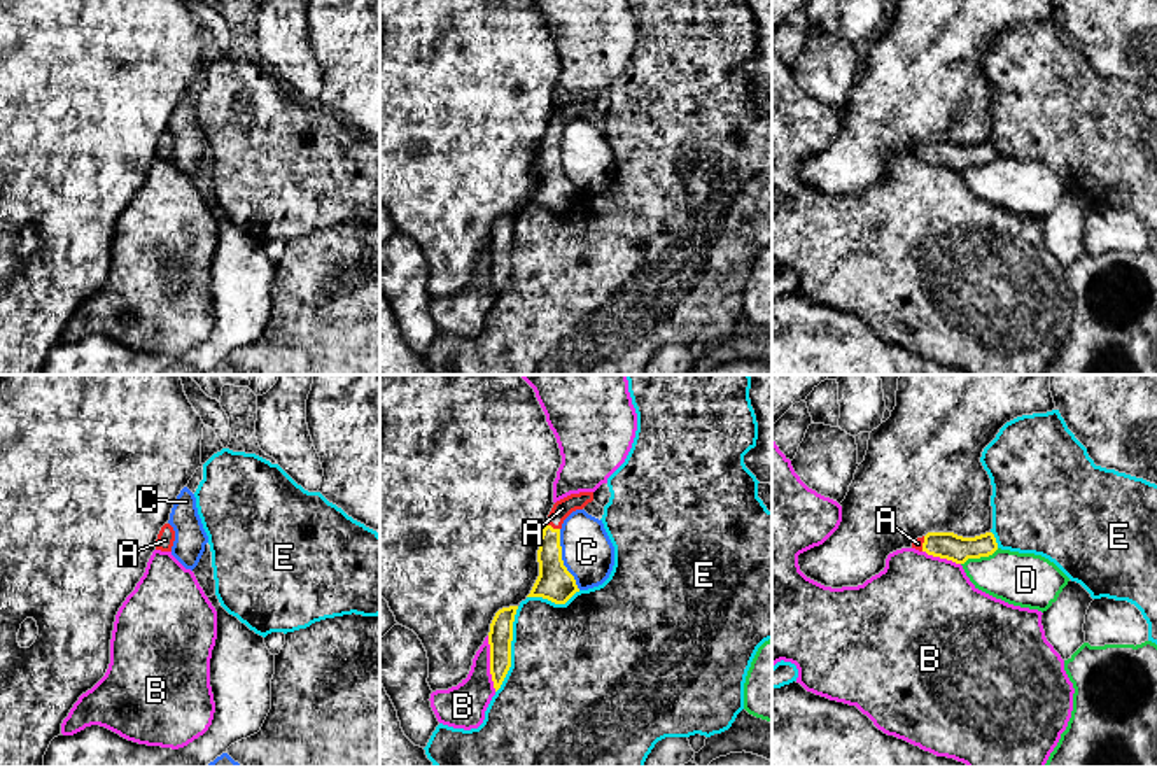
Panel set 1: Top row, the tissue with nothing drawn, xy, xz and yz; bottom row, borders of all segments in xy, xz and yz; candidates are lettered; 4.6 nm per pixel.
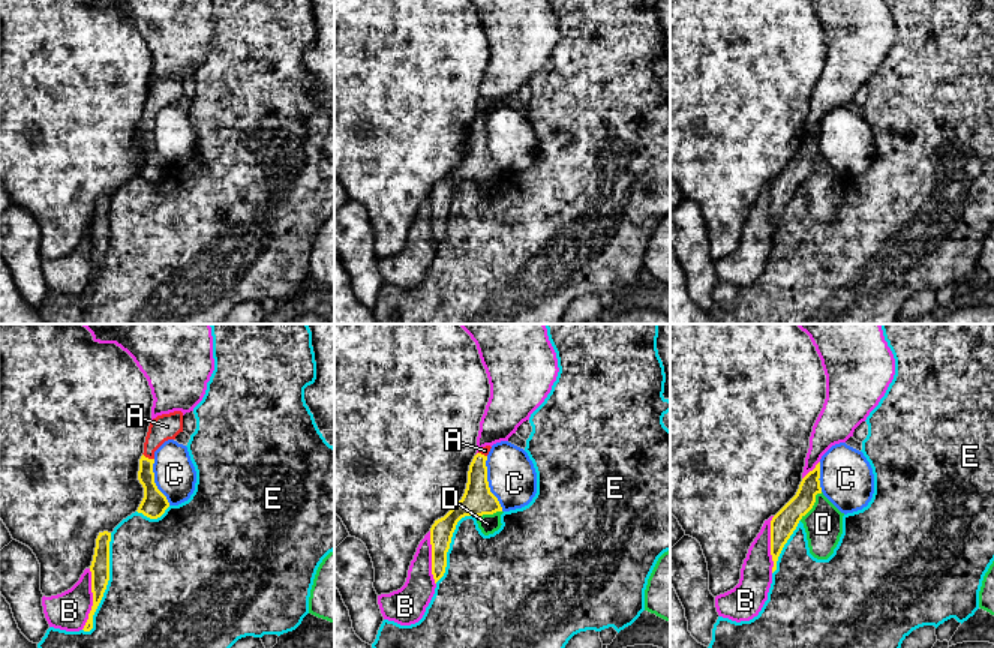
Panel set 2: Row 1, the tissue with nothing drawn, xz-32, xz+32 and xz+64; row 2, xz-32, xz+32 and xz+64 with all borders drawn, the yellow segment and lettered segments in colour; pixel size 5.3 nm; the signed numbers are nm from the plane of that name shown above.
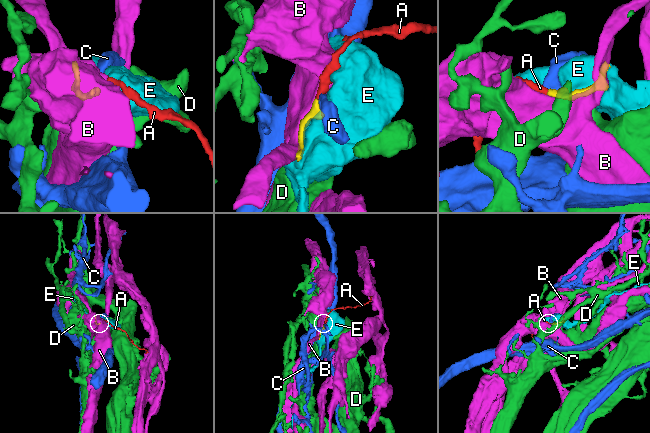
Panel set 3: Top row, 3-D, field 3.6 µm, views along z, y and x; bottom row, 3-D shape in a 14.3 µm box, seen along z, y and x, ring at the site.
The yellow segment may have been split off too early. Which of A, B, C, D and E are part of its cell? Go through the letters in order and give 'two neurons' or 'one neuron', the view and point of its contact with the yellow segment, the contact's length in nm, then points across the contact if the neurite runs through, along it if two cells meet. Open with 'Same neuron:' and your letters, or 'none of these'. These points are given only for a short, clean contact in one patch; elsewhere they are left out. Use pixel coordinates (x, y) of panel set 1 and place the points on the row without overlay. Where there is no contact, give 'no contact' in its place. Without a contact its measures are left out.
Same neuron: A
A: one neuron | xz (552, 135) | 70 nm | across xz (555, 189), (552, 181), (552, 135), (562, 116)
B: two neurons | xz (490, 272) | 260 nm
C: two neurons | xz (560, 167) | 300 nm | along xz (559, 137), (562, 172), (580, 197)
D: two neurons | yz (979, 165) | 190 nm | along yz (998, 156), (988, 163), (968, 165), (961, 172)
E: two neurons | xz (510, 258) | 420 nm

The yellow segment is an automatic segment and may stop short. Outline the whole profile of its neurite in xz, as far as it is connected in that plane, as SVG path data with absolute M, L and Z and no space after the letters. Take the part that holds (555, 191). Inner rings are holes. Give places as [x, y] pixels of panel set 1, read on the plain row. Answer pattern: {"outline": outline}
{"outline": "M579 100L553 112L546 135L539 145L539 184L527 205L543 205L555 212L565 212L576 200L579 200L574 184L567 179L562 168L560 137L572 119L583 117L592 109L593 100Z"}

